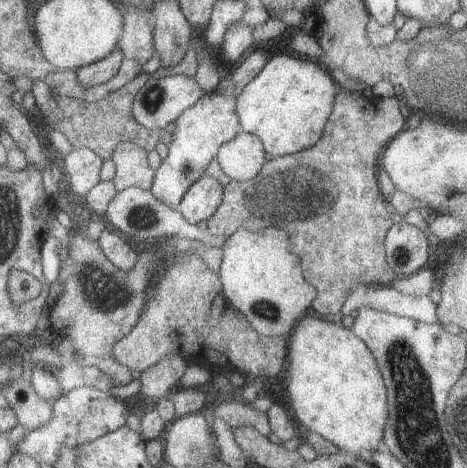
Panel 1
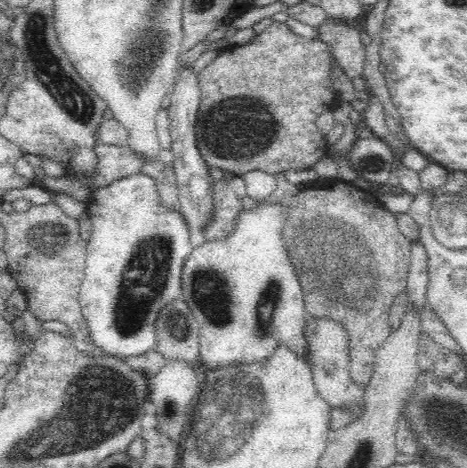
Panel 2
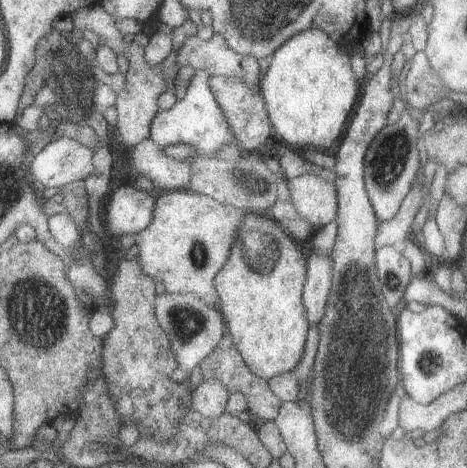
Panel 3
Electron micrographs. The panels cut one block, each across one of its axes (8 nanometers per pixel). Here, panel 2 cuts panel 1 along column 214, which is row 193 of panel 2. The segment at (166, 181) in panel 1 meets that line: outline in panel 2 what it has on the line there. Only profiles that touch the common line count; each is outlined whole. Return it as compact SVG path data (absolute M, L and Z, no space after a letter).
M142 172L120 178L98 190L94 188L86 212L92 220L92 236L88 240L84 278L78 300L84 320L88 322L90 342L106 356L116 356L122 360L140 354L144 356L156 348L154 324L160 310L168 302L180 300L182 296L180 272L186 256L192 252L188 240L192 232L188 232L182 214L178 210L168 210L166 206L162 206L156 180Z

